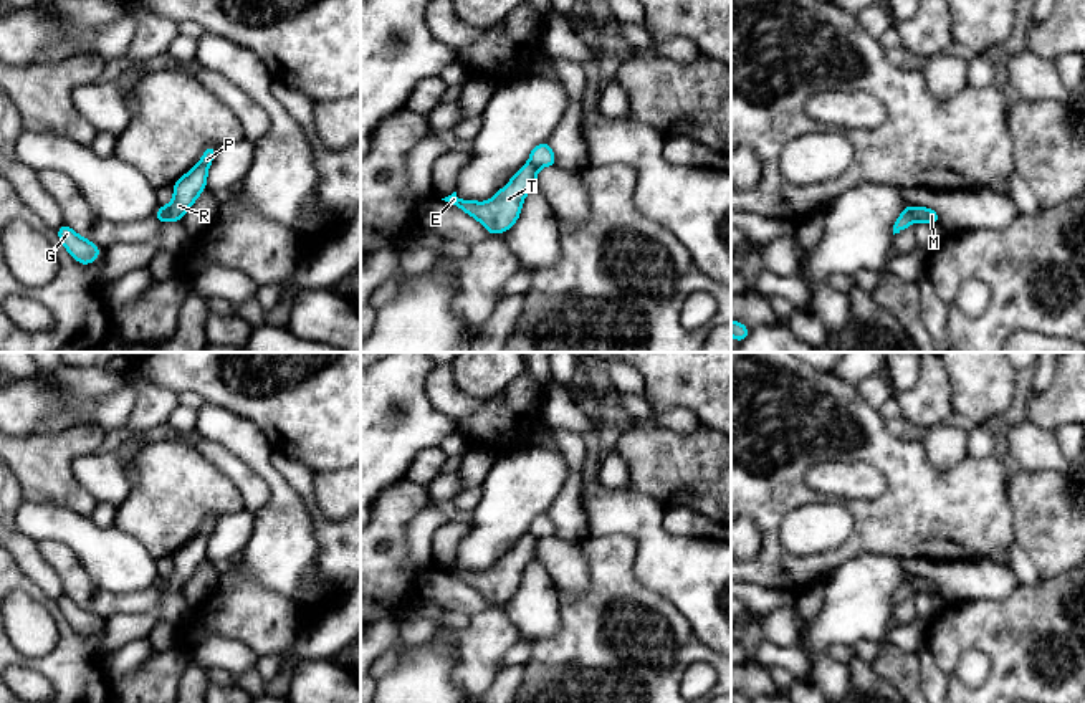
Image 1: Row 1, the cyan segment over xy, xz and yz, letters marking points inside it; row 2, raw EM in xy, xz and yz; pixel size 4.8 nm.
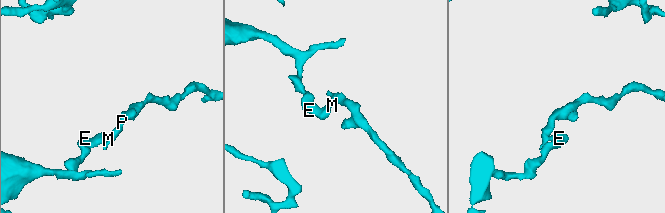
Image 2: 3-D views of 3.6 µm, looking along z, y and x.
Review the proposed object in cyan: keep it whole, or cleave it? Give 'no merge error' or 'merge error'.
merge error

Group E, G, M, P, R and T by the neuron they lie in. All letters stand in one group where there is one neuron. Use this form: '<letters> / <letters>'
E G M T / P R

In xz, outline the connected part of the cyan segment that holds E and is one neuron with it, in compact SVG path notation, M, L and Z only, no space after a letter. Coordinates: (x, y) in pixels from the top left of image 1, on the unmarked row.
M526 534L488 572L460 571L456 562L442 571L460 577L466 586L475 587L490 605L504 604L519 589L523 571L536 556L536 549L538 539Z

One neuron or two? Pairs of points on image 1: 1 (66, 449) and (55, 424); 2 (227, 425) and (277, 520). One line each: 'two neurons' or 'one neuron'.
1: two neurons
2: one neuron

